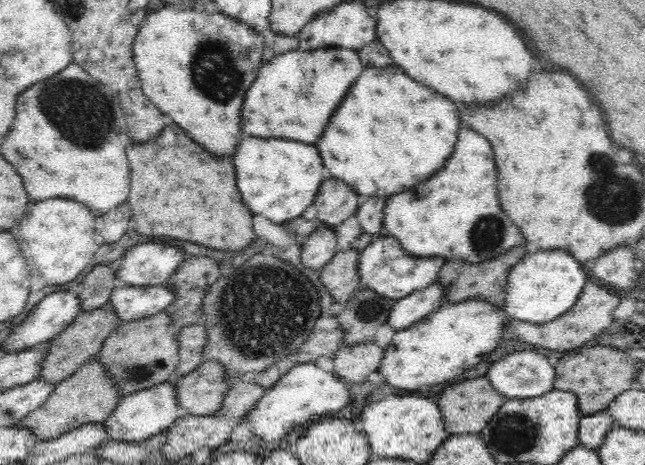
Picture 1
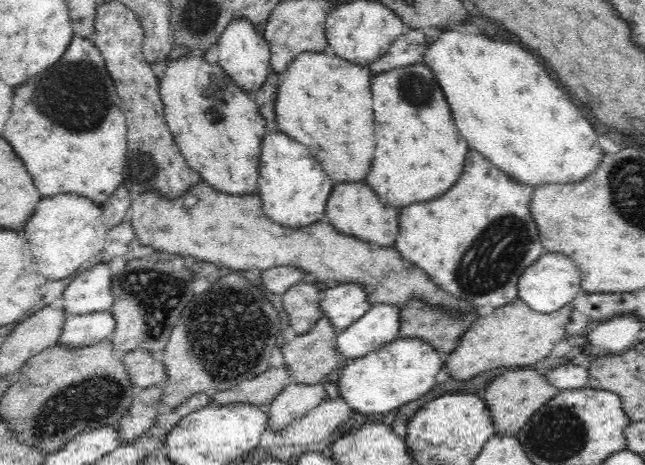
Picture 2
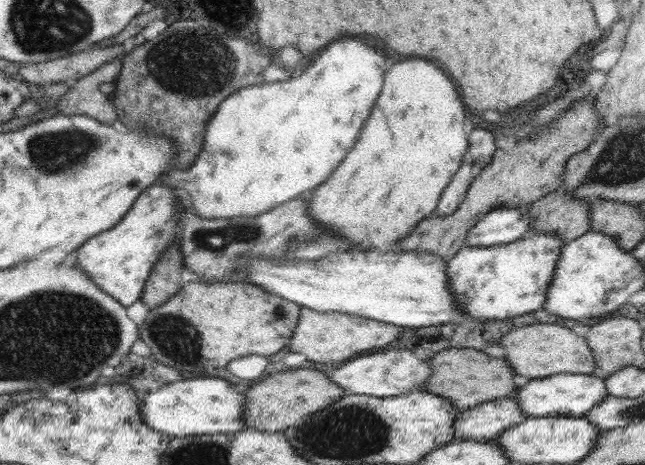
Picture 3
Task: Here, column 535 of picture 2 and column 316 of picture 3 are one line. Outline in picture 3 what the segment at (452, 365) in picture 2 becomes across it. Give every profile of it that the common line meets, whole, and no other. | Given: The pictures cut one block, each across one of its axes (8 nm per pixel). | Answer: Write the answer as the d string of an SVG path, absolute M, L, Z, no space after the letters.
M302 307L288 345L290 352L304 354L310 362L319 365L324 363L340 365L356 358L356 354L362 354L366 350L388 346L392 340L398 338L398 334L400 334L400 326L388 325L352 314L324 313Z

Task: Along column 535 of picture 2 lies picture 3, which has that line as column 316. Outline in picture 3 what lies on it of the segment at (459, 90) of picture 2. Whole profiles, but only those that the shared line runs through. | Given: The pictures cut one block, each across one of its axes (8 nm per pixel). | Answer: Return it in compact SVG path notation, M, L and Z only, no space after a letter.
M354 38L336 40L324 52L320 52L312 60L312 64L297 78L290 77L288 80L278 82L257 82L255 85L246 85L227 96L207 122L204 145L193 164L184 166L184 170L178 170L178 176L164 176L162 182L170 184L170 186L178 186L177 188L184 194L187 204L192 206L192 209L196 209L200 218L256 216L276 208L283 202L299 197L302 193L312 191L316 186L322 184L336 170L337 166L340 166L340 162L344 160L348 151L352 150L366 118L372 112L372 106L376 104L376 98L380 96L380 90L384 84L384 72L386 72L386 58L378 48L370 48L364 42L354 40Z

